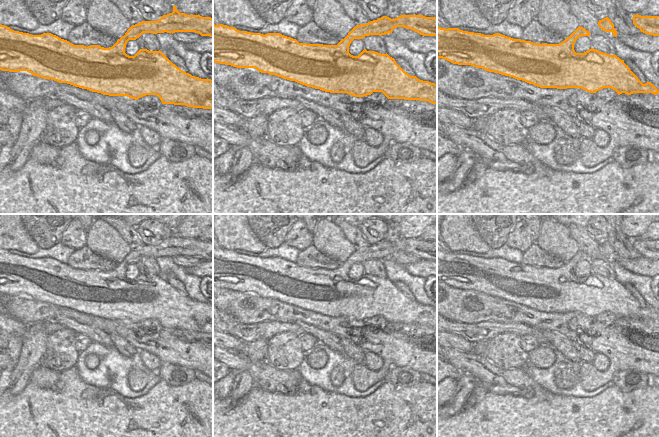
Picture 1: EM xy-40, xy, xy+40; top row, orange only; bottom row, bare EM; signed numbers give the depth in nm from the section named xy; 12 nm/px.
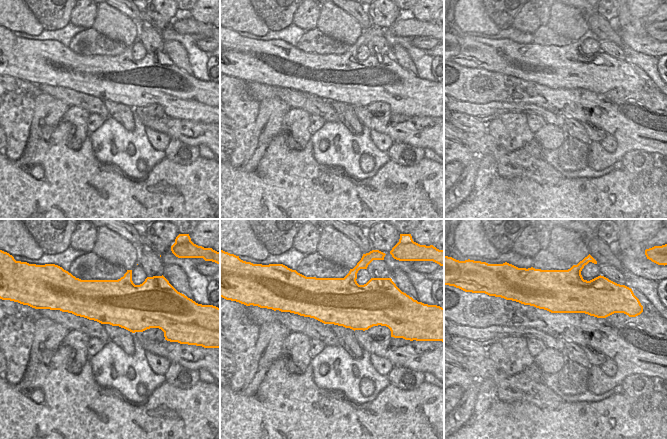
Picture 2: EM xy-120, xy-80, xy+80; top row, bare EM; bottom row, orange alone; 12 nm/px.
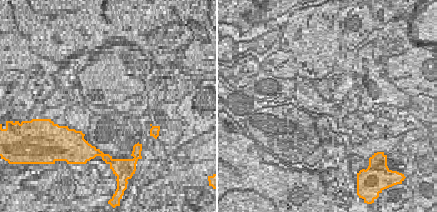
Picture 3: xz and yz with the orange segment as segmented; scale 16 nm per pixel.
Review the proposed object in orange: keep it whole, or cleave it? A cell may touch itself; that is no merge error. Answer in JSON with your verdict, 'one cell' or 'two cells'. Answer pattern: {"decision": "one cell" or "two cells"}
{"decision": "one cell"}

